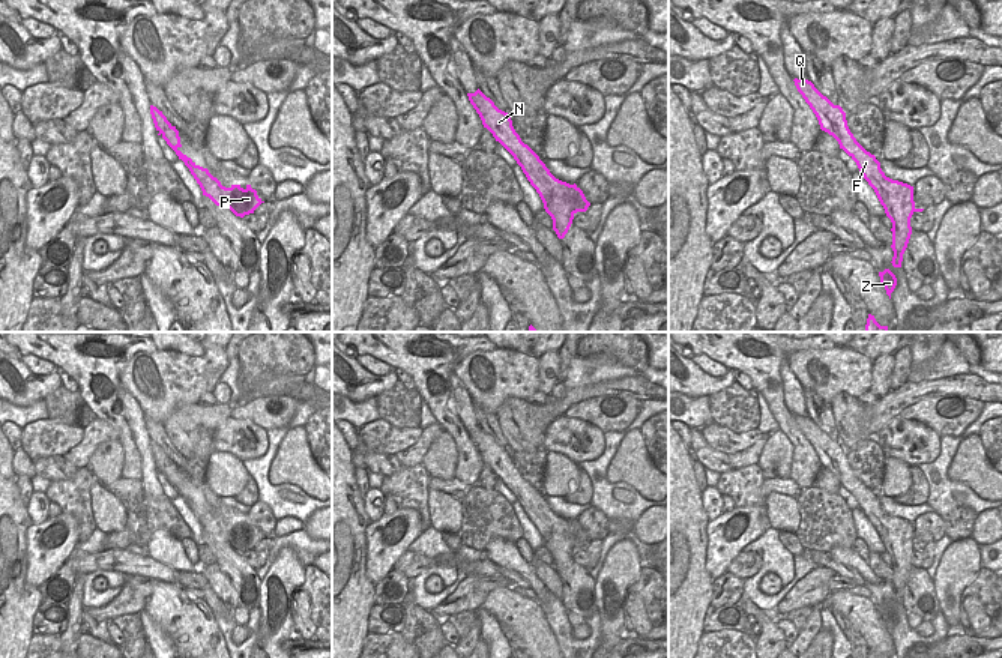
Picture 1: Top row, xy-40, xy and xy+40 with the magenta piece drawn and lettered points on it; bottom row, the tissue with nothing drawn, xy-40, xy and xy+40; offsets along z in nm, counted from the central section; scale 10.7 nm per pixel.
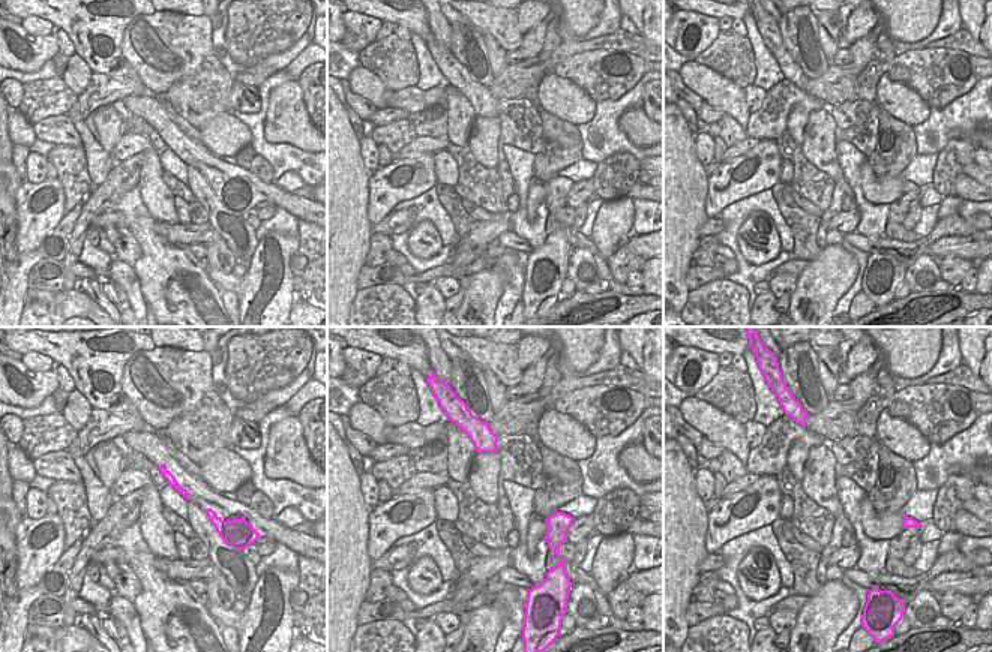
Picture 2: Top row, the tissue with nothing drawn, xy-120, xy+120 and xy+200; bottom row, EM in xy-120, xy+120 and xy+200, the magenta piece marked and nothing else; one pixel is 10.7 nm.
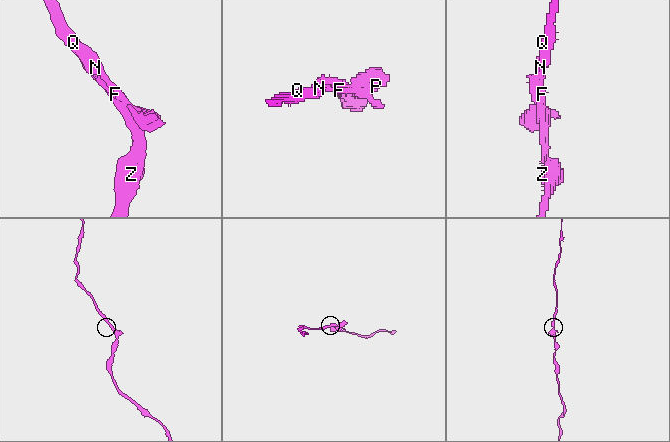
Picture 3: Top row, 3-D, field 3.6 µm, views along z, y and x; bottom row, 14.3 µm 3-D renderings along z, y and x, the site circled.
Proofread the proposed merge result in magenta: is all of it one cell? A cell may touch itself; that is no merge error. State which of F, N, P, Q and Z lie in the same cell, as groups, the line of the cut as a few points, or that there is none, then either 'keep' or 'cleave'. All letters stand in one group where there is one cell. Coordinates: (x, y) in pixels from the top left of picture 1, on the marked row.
F N Q Z / P; cut in xy along (568, 185), (576, 212); cleave

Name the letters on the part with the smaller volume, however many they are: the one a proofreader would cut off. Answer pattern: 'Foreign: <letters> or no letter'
Foreign: P

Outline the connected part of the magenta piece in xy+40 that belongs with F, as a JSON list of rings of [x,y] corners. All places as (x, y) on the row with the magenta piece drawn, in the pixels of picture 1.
[[[795,78],[795,86],[816,114],[820,129],[832,135],[858,165],[859,173],[874,189],[886,216],[892,222],[892,266],[901,267],[903,254],[907,248],[912,227],[910,218],[915,212],[913,186],[892,180],[885,176],[880,162],[867,152],[853,137],[847,126],[846,113],[823,96],[811,81]]]

